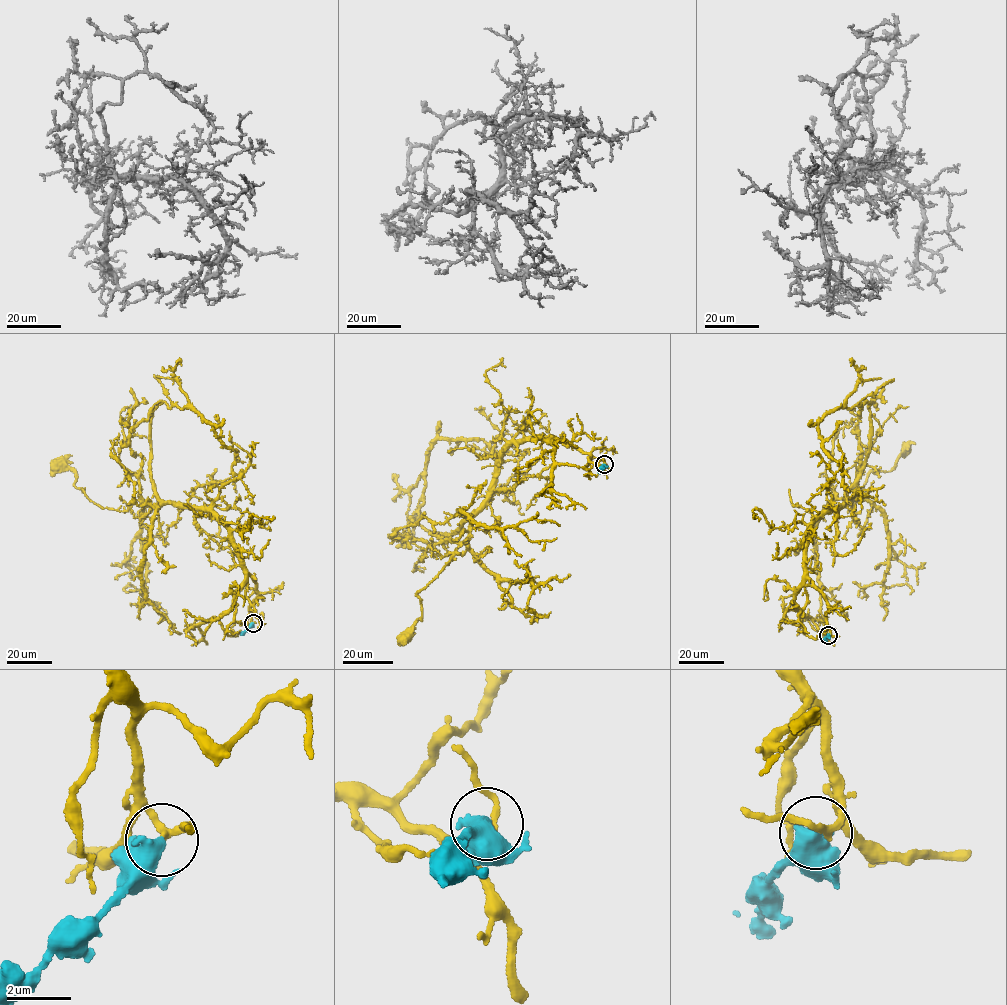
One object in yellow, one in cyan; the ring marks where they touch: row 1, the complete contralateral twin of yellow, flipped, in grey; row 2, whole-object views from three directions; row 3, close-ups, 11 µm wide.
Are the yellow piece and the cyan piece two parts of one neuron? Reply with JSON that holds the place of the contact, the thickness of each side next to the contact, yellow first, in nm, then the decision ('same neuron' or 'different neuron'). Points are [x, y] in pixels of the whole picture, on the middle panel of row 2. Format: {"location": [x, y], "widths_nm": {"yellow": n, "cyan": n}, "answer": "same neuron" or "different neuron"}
{"location": [604, 464], "widths_nm": {"yellow": 200, "cyan": 600}, "answer": "different neuron"}

